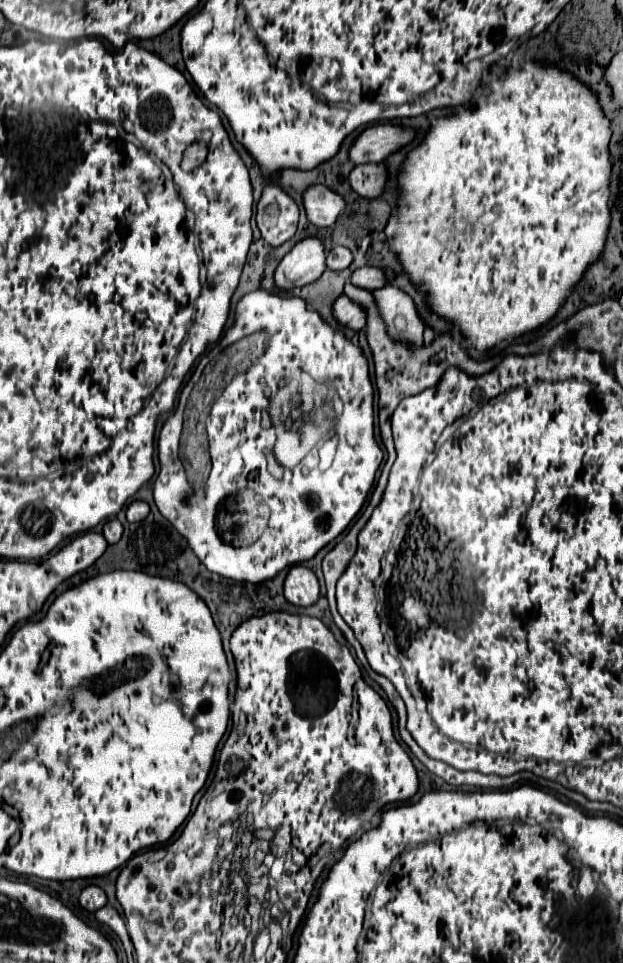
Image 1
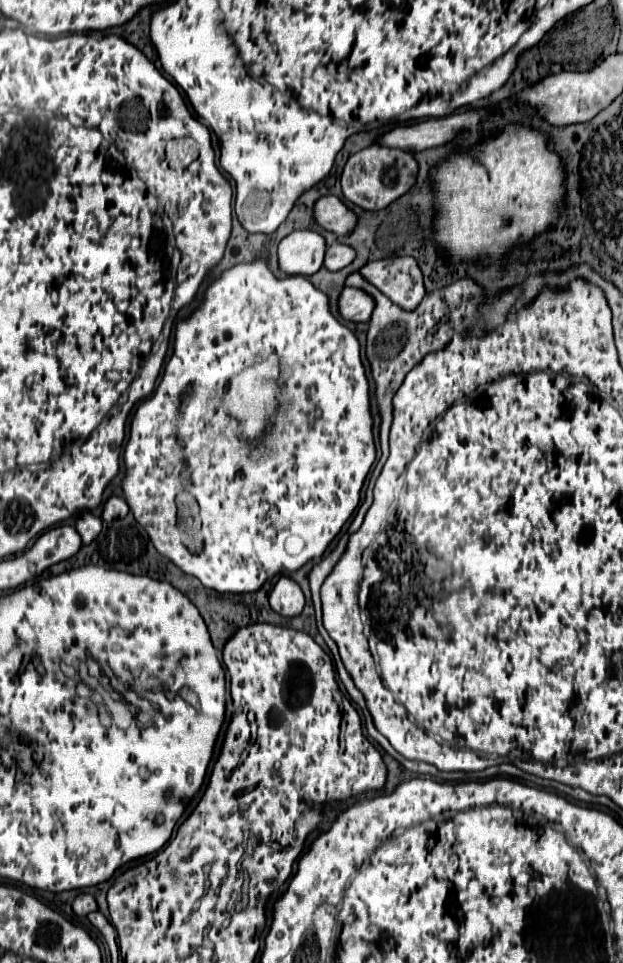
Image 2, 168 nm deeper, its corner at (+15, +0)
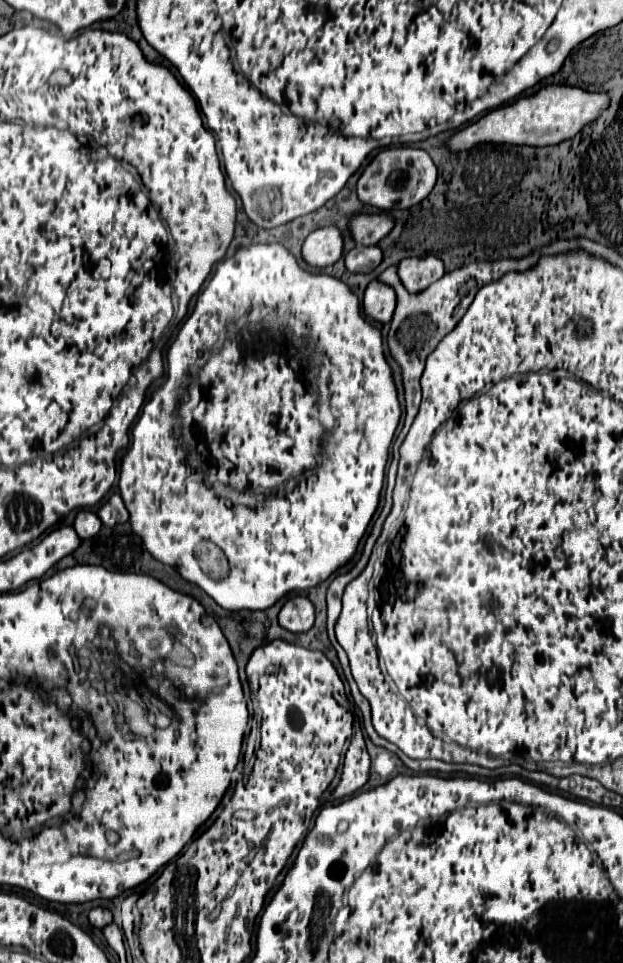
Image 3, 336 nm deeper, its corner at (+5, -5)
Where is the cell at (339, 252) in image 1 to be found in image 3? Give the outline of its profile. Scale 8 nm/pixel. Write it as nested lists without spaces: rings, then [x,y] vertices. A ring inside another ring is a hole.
[[[355,246],[345,256],[345,266],[349,272],[371,272],[375,270],[383,260],[383,252],[379,246]]]

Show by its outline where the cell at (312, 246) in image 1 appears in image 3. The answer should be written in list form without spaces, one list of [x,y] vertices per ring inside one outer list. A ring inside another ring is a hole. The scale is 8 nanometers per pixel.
[[[319,228],[311,232],[303,244],[303,258],[307,264],[325,268],[335,264],[343,254],[343,234],[339,228]]]

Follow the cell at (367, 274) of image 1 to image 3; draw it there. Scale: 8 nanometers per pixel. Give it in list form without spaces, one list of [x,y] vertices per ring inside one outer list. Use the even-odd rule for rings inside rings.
[[[435,256],[405,258],[399,262],[399,278],[409,292],[421,292],[445,274],[445,266]]]

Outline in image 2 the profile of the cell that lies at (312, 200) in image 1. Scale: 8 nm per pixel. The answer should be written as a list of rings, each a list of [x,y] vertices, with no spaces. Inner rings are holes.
[[[323,195],[313,205],[313,219],[319,227],[339,237],[353,227],[353,211],[349,211],[335,195]]]

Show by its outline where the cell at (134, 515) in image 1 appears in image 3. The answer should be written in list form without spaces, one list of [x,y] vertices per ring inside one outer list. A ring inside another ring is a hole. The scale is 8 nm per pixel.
[[[113,494],[97,512],[99,520],[105,524],[105,526],[115,526],[115,524],[125,524],[129,520],[129,512],[121,500],[119,494]]]

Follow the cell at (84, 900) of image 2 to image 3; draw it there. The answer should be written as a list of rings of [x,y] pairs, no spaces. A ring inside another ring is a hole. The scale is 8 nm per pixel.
[[[93,908],[93,910],[89,912],[89,922],[91,922],[95,928],[105,928],[107,924],[113,922],[113,916],[111,916],[111,912],[105,910],[105,908]]]

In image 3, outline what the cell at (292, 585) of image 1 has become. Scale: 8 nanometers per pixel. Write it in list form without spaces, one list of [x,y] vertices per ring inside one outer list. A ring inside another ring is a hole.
[[[293,596],[289,598],[281,612],[279,612],[279,624],[289,632],[307,632],[313,626],[315,610],[313,604],[305,596]]]

